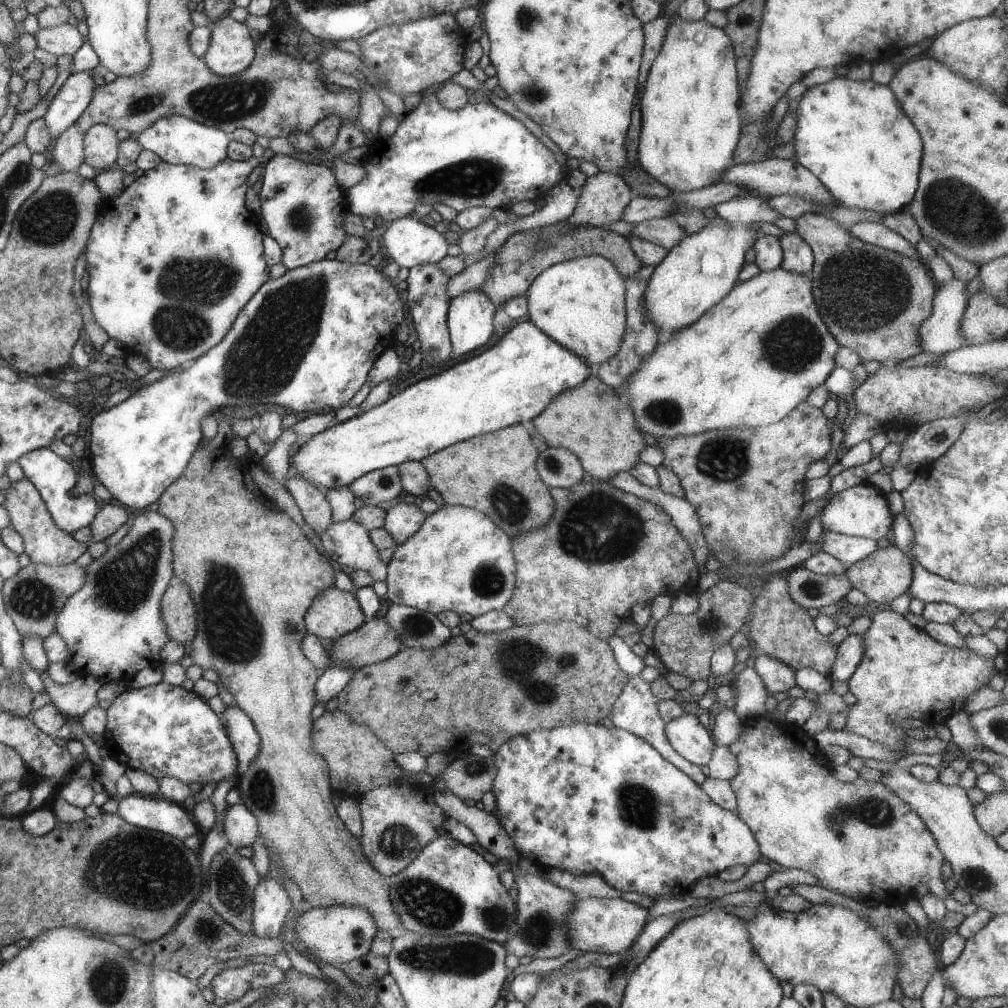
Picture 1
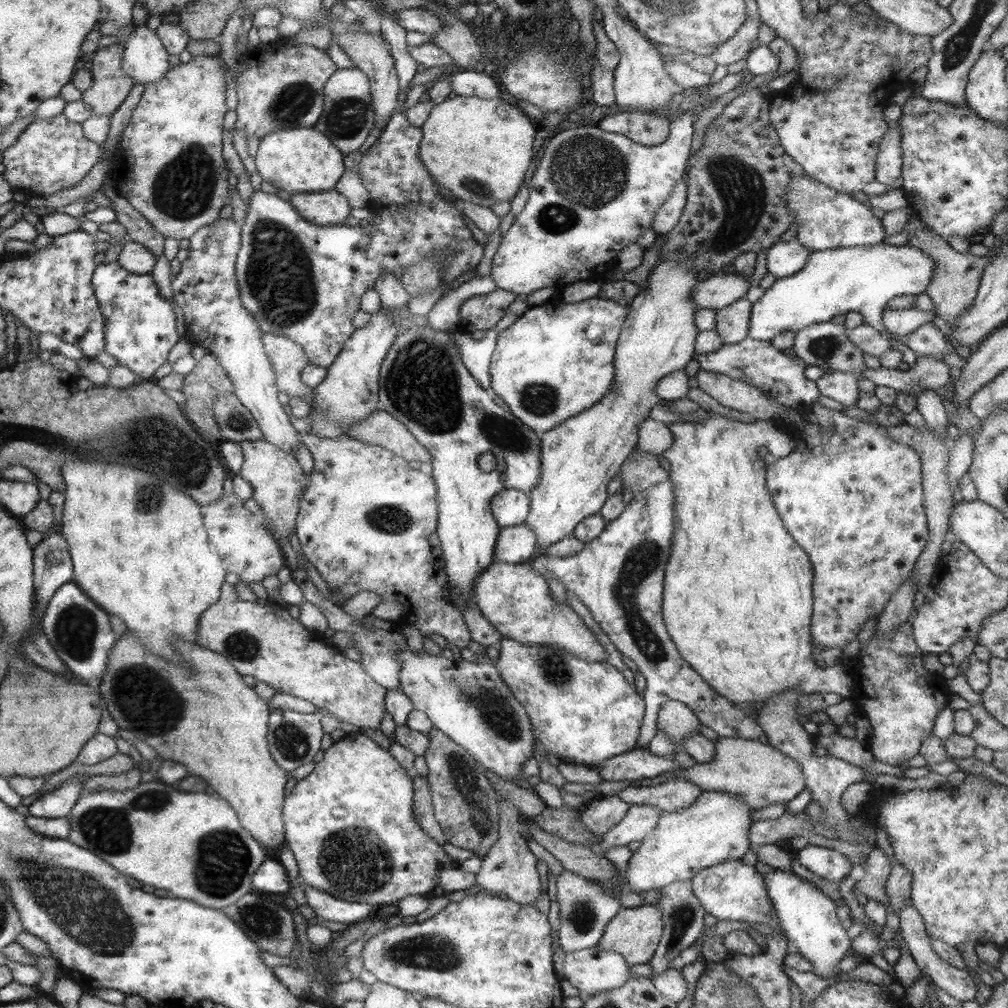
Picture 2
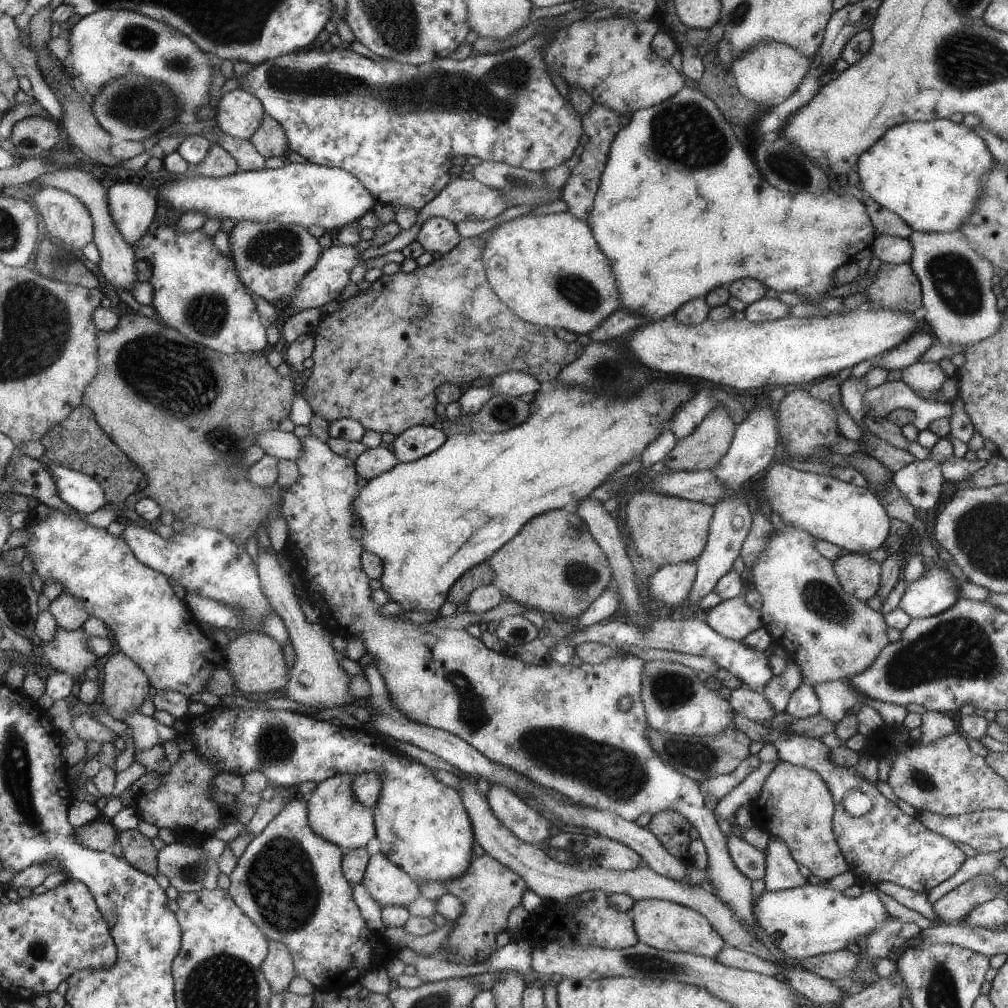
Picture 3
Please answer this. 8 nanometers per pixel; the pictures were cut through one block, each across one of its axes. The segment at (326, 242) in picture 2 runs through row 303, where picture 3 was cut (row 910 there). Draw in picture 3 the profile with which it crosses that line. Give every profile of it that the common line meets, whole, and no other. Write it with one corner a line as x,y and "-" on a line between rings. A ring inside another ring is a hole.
303,798
303,800
289,800
289,804
263,828
263,832
261,832
259,836
255,836
255,838
247,844
247,848
243,850
243,854
239,856
235,868
233,868
231,874
229,874
229,888
227,888
227,892
231,894
231,898
235,900
235,904
243,910
243,914
247,914
247,918
251,918
251,920
255,922
255,926
259,926
259,930
265,934
267,942
279,942
279,944
283,944
283,946
287,948
287,952
291,954
291,960
293,960
295,974
297,974
299,978
309,980
309,982
313,984
313,988
319,990
319,992
337,994
337,996
339,996
339,992
341,992
345,986
351,986
351,982
357,982
359,976
361,976
369,966
379,966
379,964
373,964
373,962
377,960
377,954
373,954
373,948
367,948
367,946
377,946
377,944
381,944
381,954
387,954
387,940
385,940
383,932
373,932
373,936
369,936
367,924
365,924
365,920
361,918
359,908
357,908
355,902
353,902
353,894
351,894
351,888
353,888
353,886
351,886
351,882
345,878
345,874
343,874
343,870
341,870
341,862
343,862
343,850
339,850
339,846
323,840
321,836
317,836
317,834
311,830
309,822
307,822
307,802
305,802
305,798

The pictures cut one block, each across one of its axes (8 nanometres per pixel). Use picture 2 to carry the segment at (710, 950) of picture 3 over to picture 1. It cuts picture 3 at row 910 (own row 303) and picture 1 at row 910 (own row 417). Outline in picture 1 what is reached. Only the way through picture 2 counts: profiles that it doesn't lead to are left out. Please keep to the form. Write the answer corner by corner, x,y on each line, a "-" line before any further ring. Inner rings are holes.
581,898
571,914
567,916
567,936
571,948
581,950
581,954
621,954
625,952
649,922
649,910
637,904
625,902
623,898

